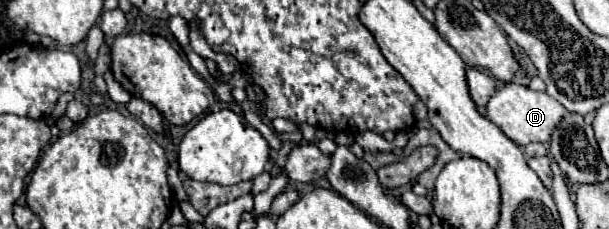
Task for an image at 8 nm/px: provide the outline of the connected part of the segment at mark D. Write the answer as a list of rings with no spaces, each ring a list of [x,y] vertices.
[[[515,82],[497,88],[487,102],[487,118],[501,128],[501,132],[519,146],[527,146],[529,142],[549,142],[553,130],[559,126],[565,108],[555,100],[549,98],[545,92],[535,92],[529,86],[521,86]]]

